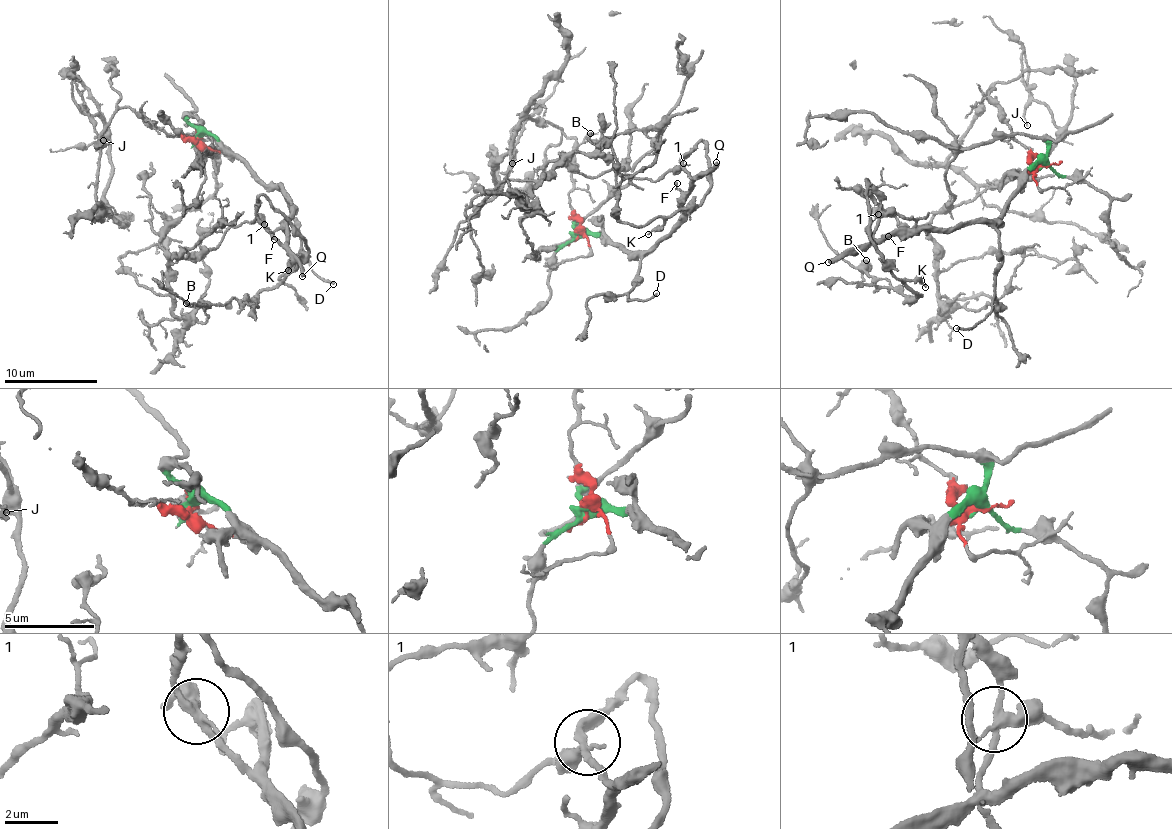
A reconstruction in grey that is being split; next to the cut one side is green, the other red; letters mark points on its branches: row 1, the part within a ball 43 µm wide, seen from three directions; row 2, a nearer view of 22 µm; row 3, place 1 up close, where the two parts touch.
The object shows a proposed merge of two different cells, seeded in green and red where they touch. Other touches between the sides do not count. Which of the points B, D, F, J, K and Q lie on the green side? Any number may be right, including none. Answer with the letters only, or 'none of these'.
B, D, F, K, Q

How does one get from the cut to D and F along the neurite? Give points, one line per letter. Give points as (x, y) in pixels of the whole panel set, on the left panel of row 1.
D: (198, 139), (203, 133), (219, 137), (261, 180), (276, 186), (292, 213), (306, 259), (320, 279), (334, 283)
F: (198, 139), (203, 133), (219, 137), (291, 203), (291, 212), (274, 230), (274, 239)

